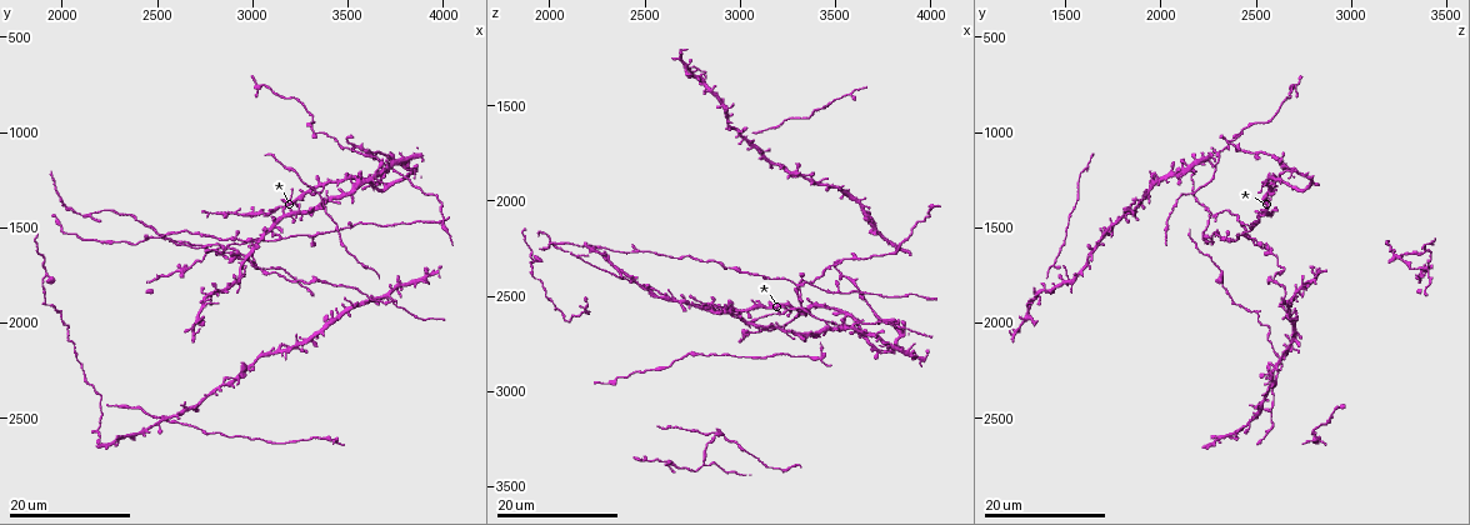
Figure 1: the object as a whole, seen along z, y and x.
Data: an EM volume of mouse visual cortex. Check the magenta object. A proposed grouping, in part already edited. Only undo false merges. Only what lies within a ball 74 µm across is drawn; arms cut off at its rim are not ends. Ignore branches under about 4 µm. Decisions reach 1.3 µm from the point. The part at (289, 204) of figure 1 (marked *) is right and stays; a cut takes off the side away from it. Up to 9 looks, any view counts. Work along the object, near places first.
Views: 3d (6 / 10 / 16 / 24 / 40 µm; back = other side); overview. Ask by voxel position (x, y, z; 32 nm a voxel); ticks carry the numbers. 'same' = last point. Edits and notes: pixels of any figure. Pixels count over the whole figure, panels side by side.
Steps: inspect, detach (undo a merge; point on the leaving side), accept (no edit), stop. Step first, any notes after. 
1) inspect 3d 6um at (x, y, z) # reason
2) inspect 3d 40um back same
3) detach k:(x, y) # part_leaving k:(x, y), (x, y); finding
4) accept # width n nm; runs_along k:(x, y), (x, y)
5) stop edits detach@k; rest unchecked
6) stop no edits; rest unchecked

inspect 3d 16um at (2930, 1640, 2590) # thin arm on a thick one

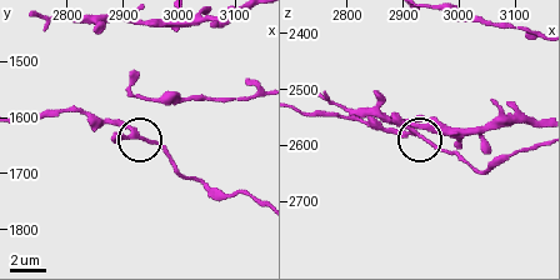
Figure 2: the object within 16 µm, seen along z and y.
inspect 3d 6um at (2925, 1635, 2580)

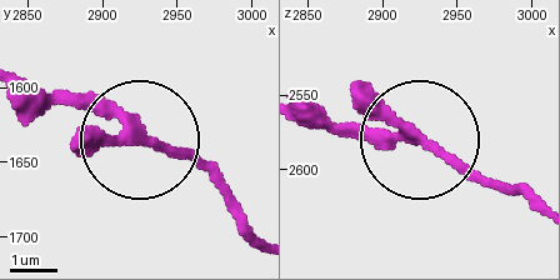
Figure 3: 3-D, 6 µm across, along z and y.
accept # arms 3; one neuron here

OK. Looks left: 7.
inspect 3d 16um at (3630, 1860, 2650)

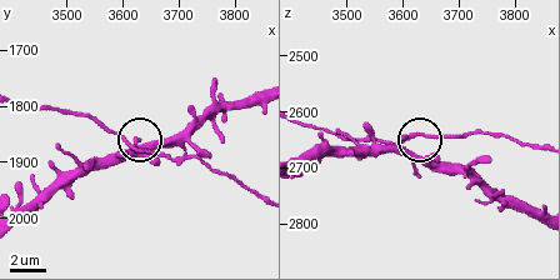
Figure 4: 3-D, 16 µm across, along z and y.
inspect 3d 6um at (3615, 1875, 2640)

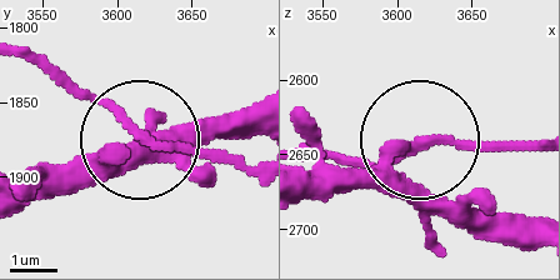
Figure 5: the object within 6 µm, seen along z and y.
accept # width 210 nm; runs_along 5:(24, 49), (144, 136), (259, 165); all the same neuron

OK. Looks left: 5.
inspect 3d 16um at (3780, 1220, 2270)

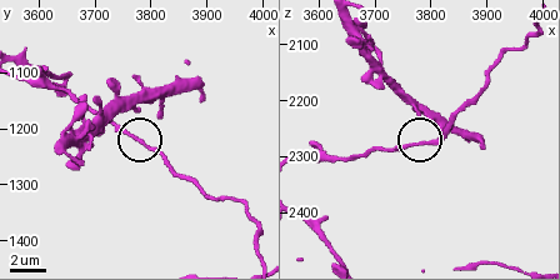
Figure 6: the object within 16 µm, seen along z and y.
inspect 3d 6um at (3775, 1220, 2275)

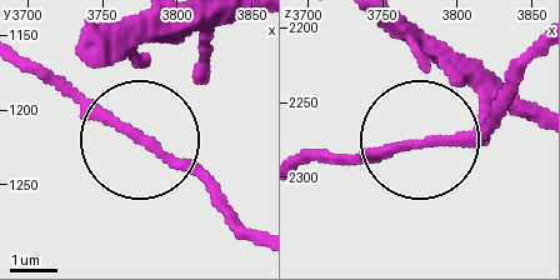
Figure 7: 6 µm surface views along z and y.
accept # arms 3; runs_along 7:(304, 163), (471, 135), (504, 115); all the same neuron

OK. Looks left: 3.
inspect 3d 24um at (3510, 1070, 2370) # three arms meet

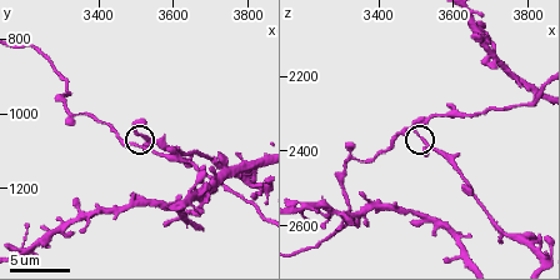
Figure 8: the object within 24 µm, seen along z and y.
inspect 3d 10um at (3520, 1070, 2380) # zoom in

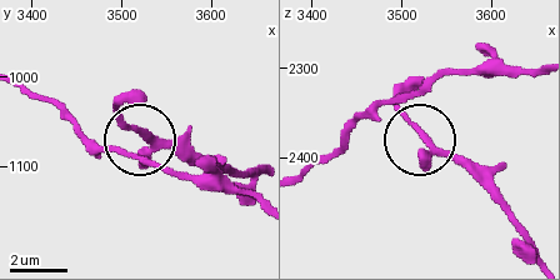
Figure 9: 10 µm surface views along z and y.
inspect 3d 10um back at (3525, 1065, 2380)

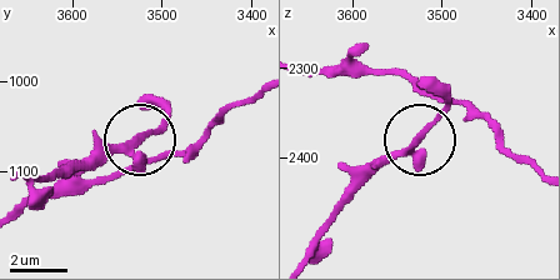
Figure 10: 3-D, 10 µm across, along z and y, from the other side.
accept # runs_along 10:(20, 178), (64, 178), (156, 135), (164, 154); all the same neuron

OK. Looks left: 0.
stop no edits; rest unchecked

